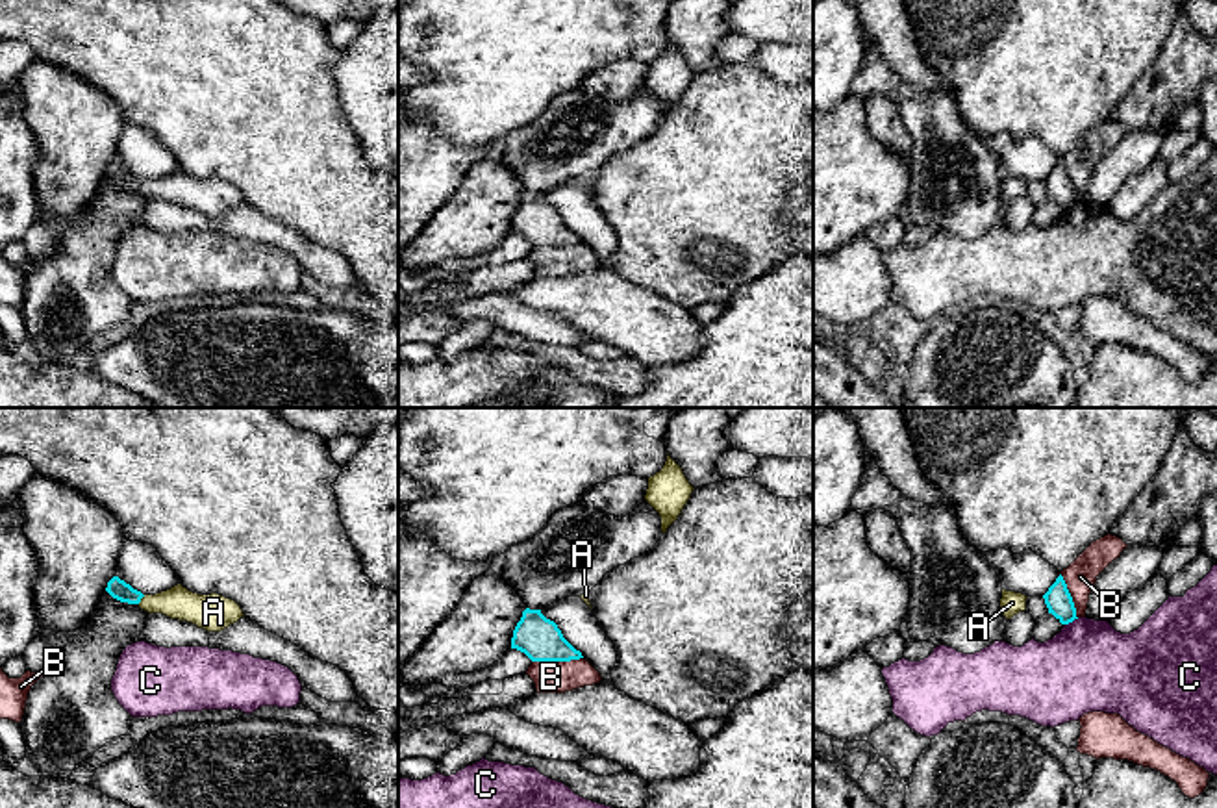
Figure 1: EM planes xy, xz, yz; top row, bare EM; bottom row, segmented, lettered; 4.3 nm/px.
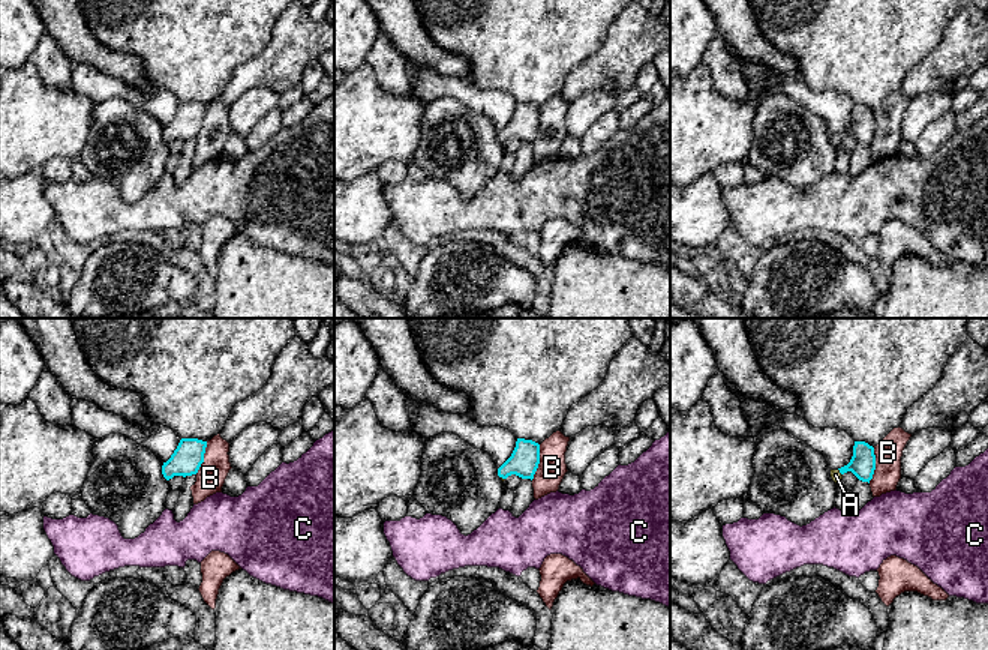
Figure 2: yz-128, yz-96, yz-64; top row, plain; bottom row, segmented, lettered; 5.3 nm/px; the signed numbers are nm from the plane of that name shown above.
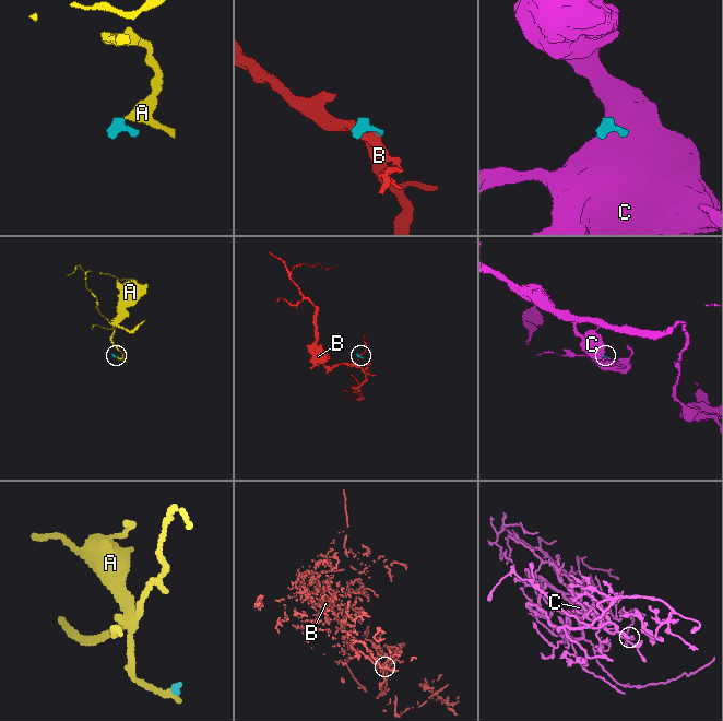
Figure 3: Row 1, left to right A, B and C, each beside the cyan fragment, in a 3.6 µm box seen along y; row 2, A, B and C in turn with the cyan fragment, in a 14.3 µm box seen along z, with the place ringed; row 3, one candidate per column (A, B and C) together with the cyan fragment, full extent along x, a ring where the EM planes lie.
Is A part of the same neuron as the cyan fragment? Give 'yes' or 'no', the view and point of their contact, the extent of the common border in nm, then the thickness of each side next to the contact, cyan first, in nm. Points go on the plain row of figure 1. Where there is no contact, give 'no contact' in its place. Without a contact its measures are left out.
yes; contact xy (141, 182); length 50 nm; calibres 90 and 140 nm

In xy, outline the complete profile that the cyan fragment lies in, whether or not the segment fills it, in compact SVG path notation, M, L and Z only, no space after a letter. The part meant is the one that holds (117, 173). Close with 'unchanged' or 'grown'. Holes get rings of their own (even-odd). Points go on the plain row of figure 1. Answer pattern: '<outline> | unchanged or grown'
M113 161L106 176L113 183L137 189L148 198L163 198L170 204L187 206L207 217L220 217L245 202L235 185L217 178L198 180L182 169L156 180L143 180L119 161Z | grown

